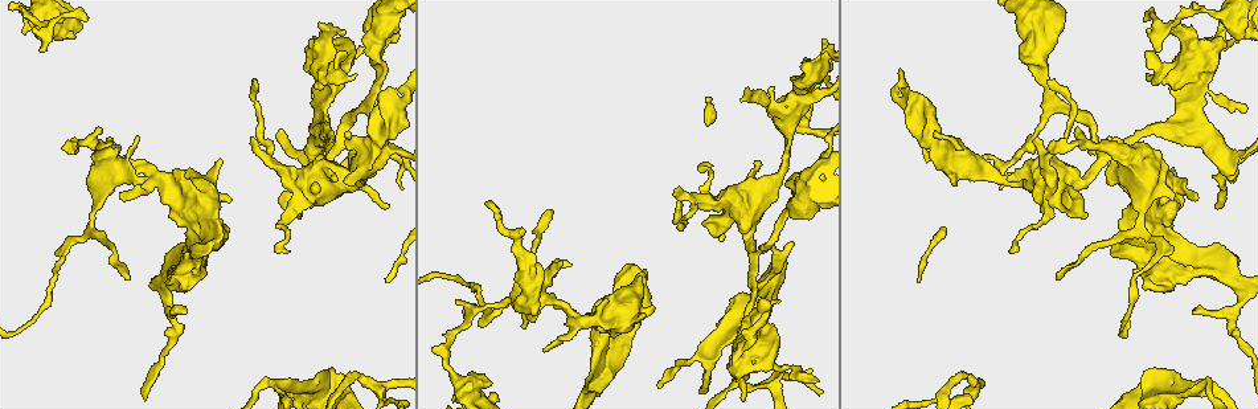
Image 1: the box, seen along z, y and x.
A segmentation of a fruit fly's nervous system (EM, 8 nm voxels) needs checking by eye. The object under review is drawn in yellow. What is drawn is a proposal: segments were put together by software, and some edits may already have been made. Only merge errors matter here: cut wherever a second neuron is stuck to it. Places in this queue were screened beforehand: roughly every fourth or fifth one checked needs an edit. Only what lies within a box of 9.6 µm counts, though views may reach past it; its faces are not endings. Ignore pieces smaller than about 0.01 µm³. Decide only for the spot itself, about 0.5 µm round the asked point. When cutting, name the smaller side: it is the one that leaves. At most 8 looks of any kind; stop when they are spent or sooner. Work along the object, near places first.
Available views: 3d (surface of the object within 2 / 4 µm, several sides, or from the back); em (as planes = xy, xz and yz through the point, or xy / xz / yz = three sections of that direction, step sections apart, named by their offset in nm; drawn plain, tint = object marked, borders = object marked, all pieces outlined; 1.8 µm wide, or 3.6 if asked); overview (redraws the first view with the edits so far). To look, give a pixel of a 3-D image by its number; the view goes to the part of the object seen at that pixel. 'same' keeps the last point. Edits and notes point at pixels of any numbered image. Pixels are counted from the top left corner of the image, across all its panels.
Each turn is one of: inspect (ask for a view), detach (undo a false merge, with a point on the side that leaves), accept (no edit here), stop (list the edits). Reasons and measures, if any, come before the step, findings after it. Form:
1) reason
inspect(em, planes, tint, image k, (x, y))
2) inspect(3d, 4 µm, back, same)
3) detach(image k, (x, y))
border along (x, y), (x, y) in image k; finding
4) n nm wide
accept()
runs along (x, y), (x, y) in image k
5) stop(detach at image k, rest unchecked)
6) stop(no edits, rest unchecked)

four or more arms meet
inspect(em, 3.6 µm, yz, step 8, tint, image 1, (472, 396))

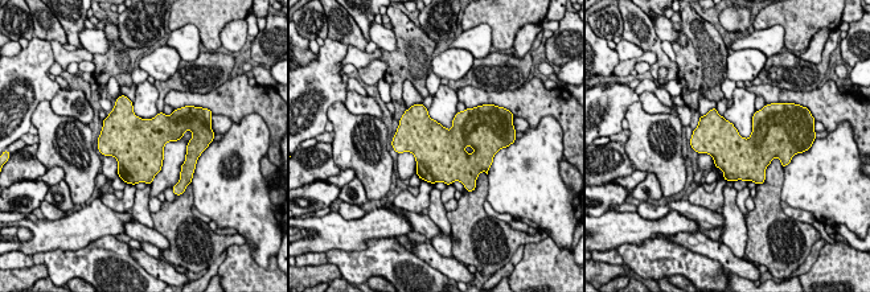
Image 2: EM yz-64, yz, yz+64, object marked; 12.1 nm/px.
inspect(em, 3.6 µm, planes, tint, same)

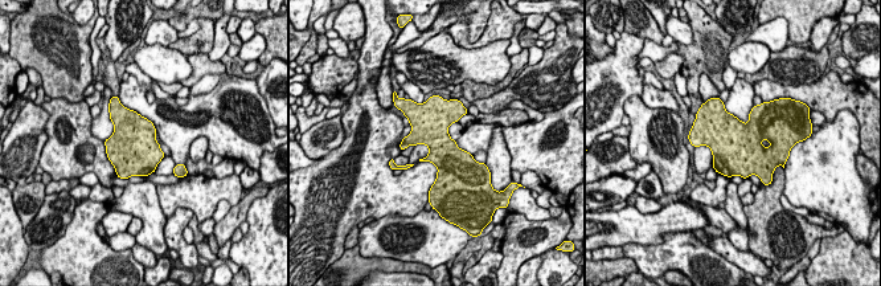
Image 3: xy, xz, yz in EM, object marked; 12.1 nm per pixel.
420 nm wide
accept()
all the same neuron

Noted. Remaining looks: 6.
sharp bend
inspect(em, yz, step 8, tint, image 1, (627, 281))

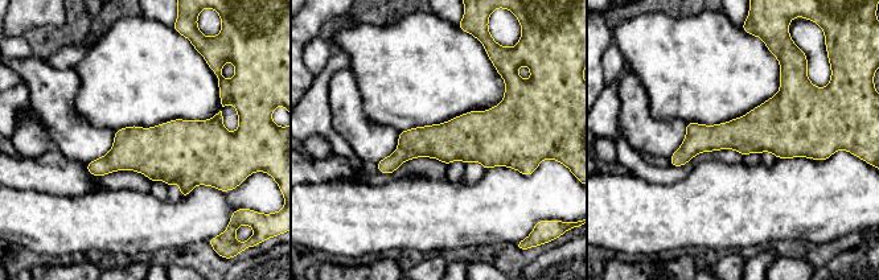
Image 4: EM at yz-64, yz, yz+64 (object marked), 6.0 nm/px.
accept()
runs along (518, 134), (417, 141), (380, 167) in image 4; all the same neuron

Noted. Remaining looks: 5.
sharp bend
inspect(em, planes, tint, image 1, (1046, 216))

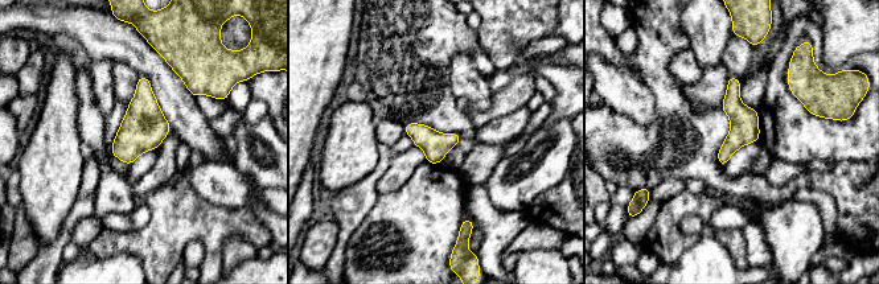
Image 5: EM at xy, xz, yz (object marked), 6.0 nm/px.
accept()
runs along (731, 81), (736, 139), (722, 160) in image 5; one neuron here

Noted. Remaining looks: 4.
stop(no edits, rest unchecked)

